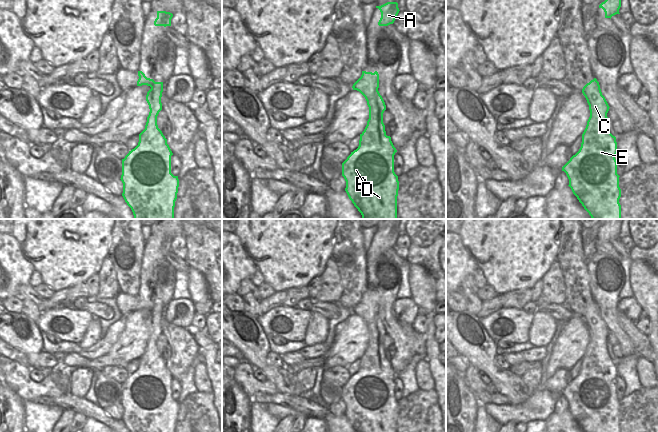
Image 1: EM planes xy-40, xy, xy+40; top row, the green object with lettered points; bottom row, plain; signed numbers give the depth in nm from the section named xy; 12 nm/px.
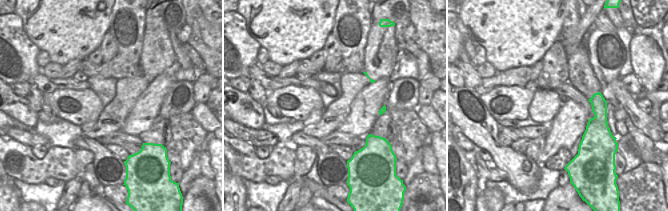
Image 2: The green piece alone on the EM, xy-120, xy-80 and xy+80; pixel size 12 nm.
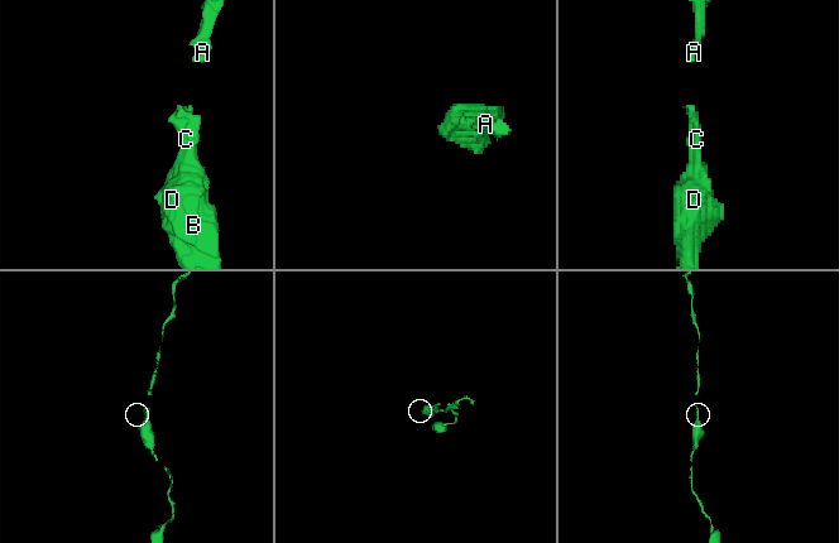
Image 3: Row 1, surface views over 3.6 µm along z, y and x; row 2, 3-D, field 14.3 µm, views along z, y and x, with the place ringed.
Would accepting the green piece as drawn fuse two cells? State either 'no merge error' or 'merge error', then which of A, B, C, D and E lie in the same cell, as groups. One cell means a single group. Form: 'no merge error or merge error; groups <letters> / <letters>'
no merge error; groups A B C D E

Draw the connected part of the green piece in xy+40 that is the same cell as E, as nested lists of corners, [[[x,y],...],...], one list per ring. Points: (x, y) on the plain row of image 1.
[[[596,302],[583,311],[582,317],[589,329],[590,341],[582,358],[582,367],[579,375],[562,391],[562,395],[566,397],[569,403],[568,410],[584,432],[621,432],[619,427],[621,421],[621,413],[619,411],[620,400],[617,398],[617,385],[615,383],[618,376],[617,366],[616,361],[610,357],[607,350],[607,337],[610,331],[602,319],[599,306]]]

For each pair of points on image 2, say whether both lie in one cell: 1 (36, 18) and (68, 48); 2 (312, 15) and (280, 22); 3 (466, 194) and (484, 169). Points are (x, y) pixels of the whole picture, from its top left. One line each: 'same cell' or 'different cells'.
1: same cell
2: same cell
3: different cells

